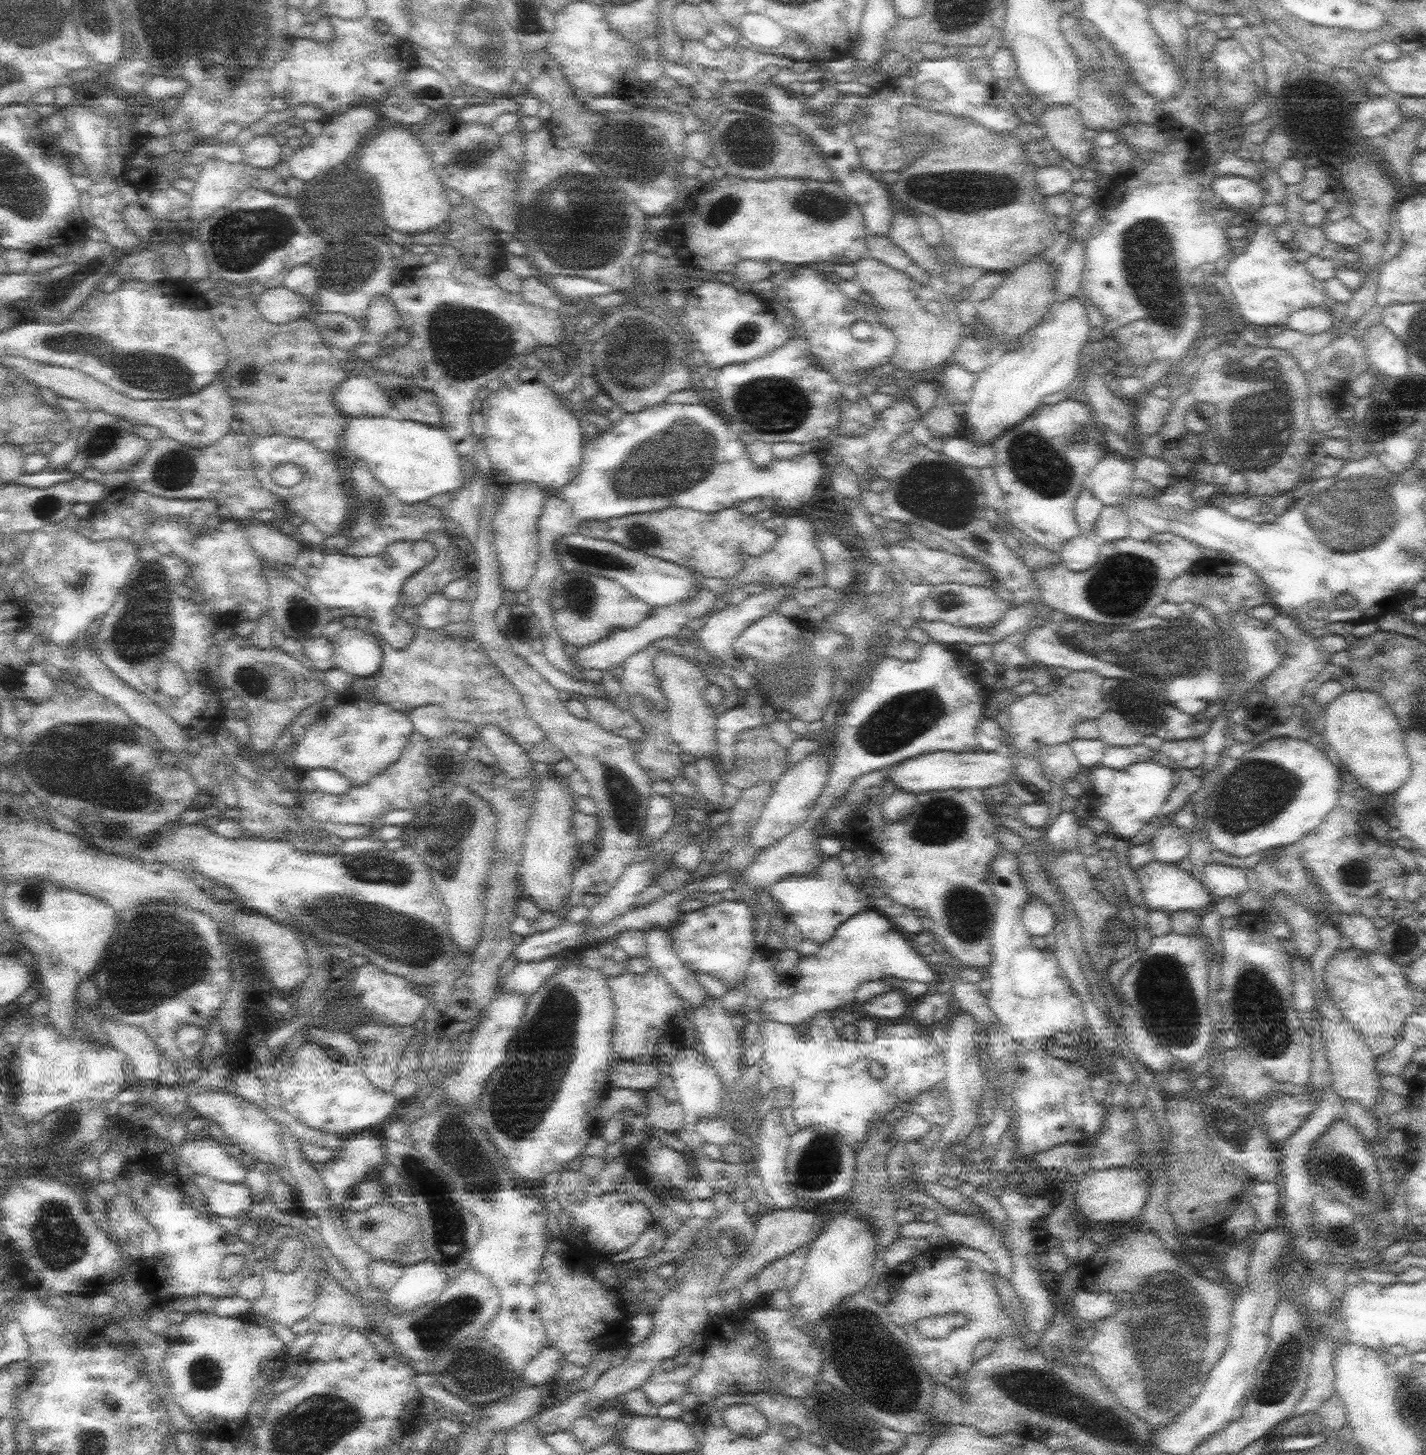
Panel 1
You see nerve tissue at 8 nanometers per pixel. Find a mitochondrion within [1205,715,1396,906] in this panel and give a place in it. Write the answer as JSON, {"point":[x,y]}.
{"point":[1260,791]}

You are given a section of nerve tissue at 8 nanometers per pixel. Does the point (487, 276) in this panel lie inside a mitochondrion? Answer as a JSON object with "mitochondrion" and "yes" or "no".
{"mitochondrion":"no"}

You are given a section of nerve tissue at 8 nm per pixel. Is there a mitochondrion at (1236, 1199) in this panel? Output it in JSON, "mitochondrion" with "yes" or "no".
{"mitochondrion":"no"}

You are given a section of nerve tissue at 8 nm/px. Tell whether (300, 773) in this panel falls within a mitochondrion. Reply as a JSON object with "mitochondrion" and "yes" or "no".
{"mitochondrion":"no"}

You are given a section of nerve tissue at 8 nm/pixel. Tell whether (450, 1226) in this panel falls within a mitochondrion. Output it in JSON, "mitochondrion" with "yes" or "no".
{"mitochondrion":"yes"}

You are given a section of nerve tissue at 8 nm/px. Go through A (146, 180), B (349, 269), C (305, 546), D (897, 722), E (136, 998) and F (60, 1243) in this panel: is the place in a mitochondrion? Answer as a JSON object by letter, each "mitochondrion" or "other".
{"A":"other","B":"mitochondrion","C":"other","D":"mitochondrion","E":"mitochondrion","F":"mitochondrion"}

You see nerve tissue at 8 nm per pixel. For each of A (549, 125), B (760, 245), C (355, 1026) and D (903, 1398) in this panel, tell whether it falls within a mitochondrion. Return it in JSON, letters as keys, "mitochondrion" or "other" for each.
{"A":"other","B":"other","C":"other","D":"mitochondrion"}

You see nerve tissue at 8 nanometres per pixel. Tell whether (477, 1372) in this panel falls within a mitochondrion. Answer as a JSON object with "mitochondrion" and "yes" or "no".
{"mitochondrion":"yes"}

